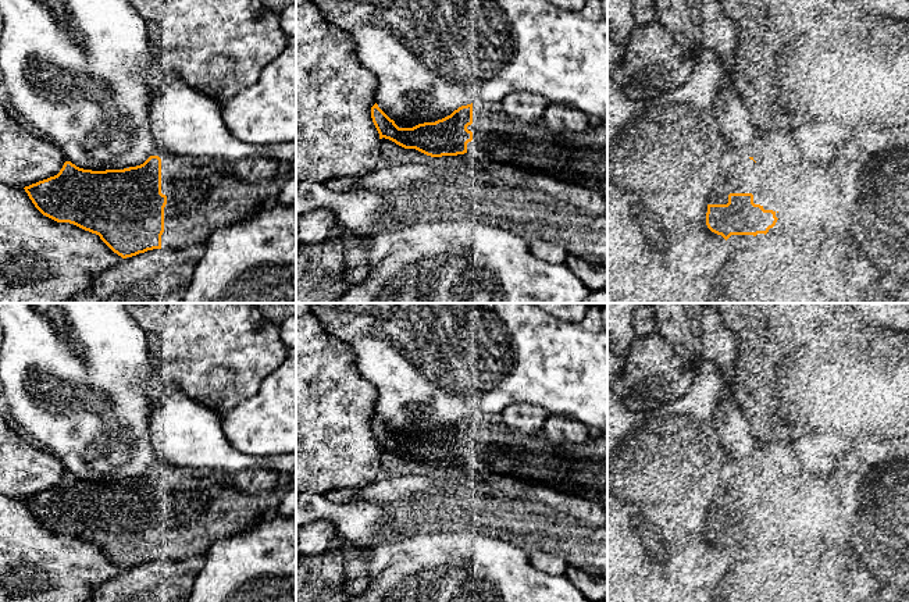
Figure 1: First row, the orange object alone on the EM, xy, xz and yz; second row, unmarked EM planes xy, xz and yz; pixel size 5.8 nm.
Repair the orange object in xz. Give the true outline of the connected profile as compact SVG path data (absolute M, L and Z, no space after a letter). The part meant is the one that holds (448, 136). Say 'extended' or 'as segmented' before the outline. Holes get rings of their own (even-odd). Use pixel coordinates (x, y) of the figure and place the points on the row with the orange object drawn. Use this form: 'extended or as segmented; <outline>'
extended; M474 101L461 106L435 122L399 128L375 103L371 118L379 133L404 149L416 149L431 157L464 154L480 149L492 160L539 172L598 192L607 199L607 124L592 125L575 133L552 132L542 121L521 121L505 111L500 103Z

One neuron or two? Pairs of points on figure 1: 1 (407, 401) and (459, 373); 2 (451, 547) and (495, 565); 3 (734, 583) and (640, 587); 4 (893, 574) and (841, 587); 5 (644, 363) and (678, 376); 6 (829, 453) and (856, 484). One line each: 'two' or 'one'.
1: one
2: one
3: two
4: two
5: one
6: two

